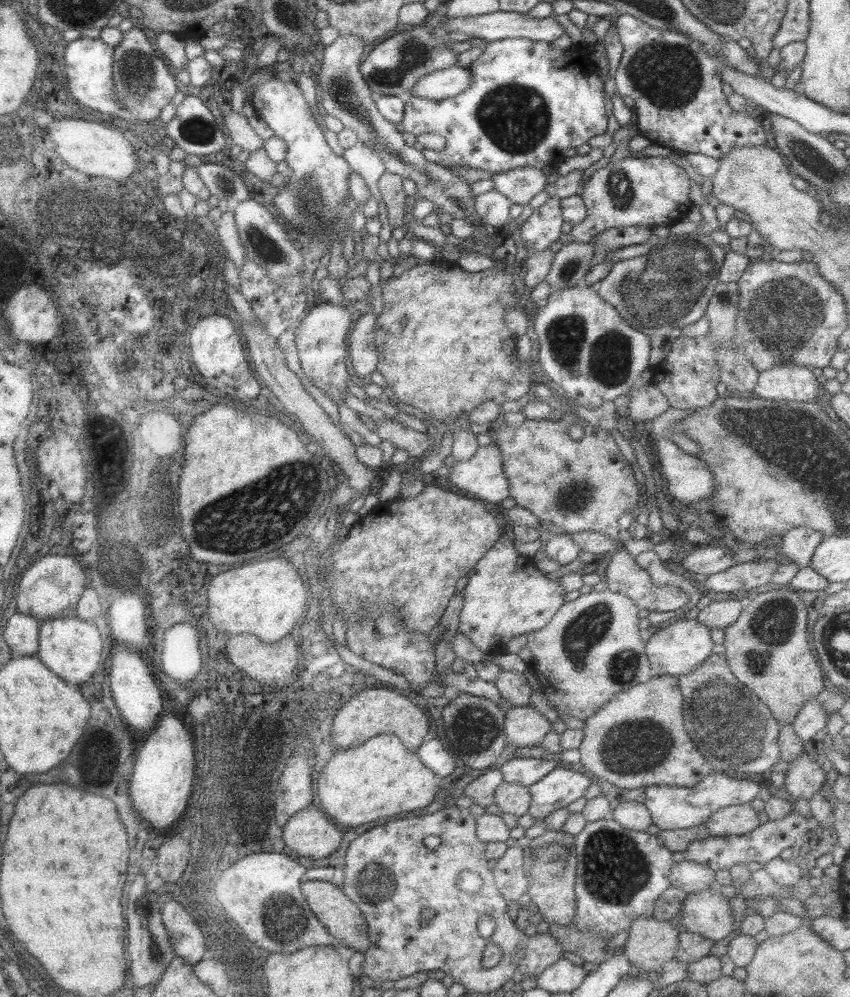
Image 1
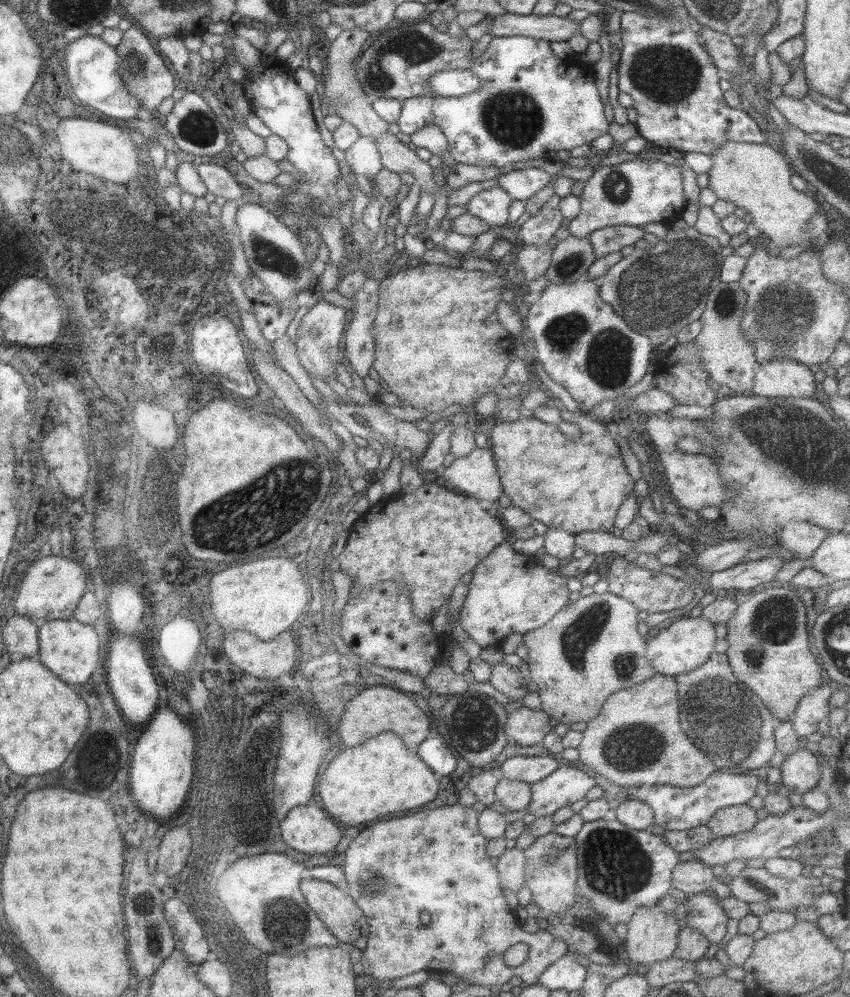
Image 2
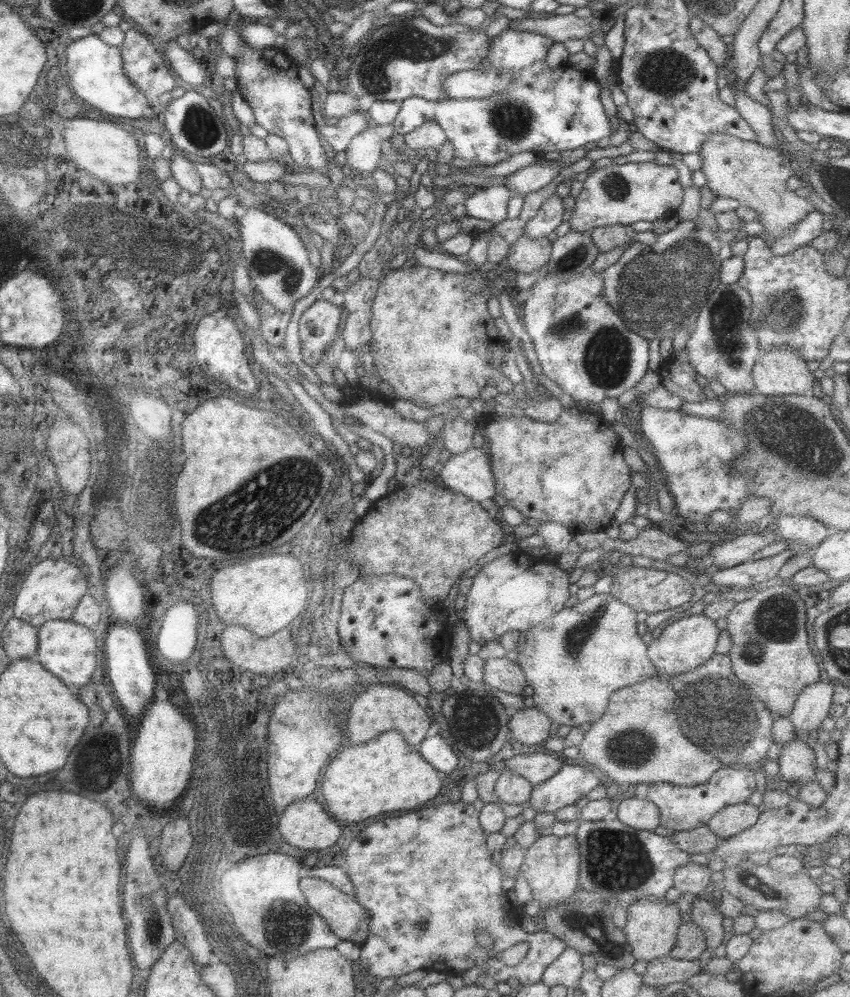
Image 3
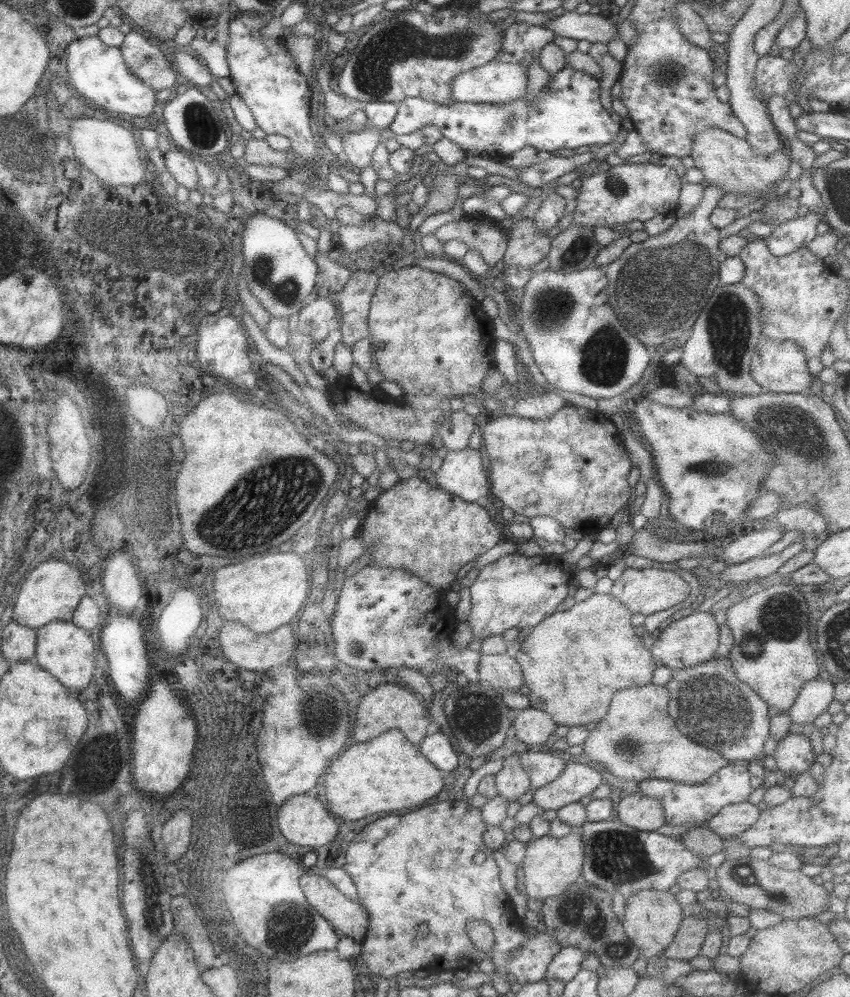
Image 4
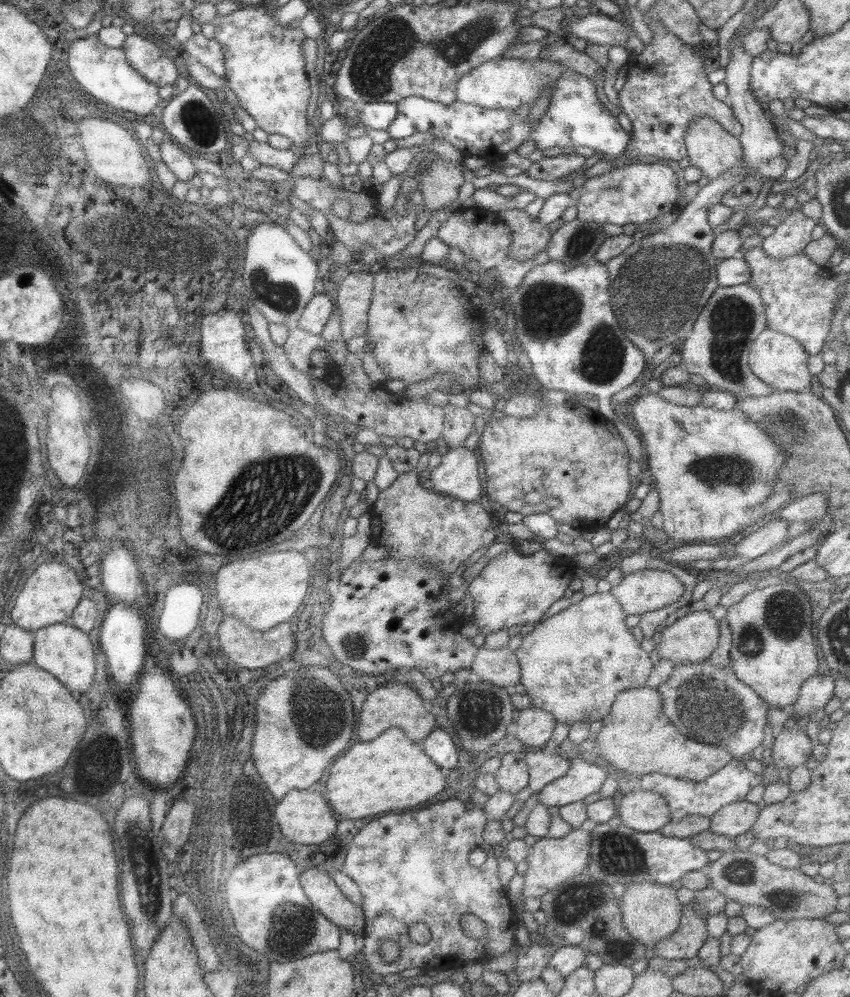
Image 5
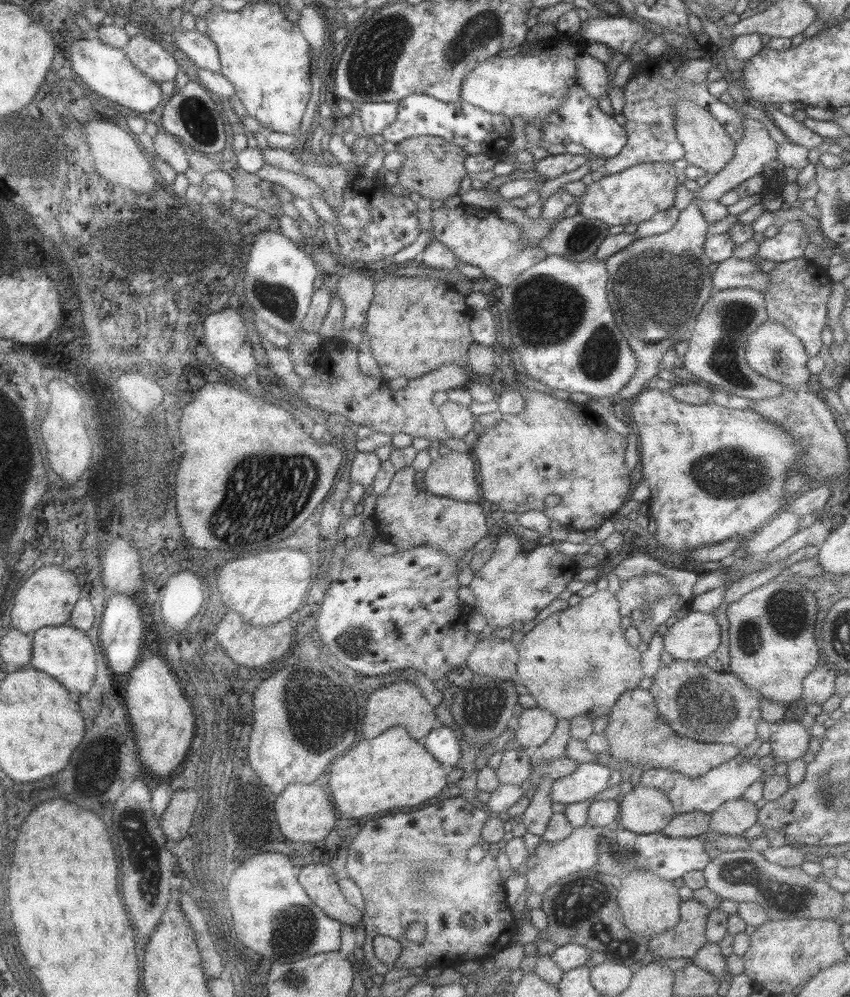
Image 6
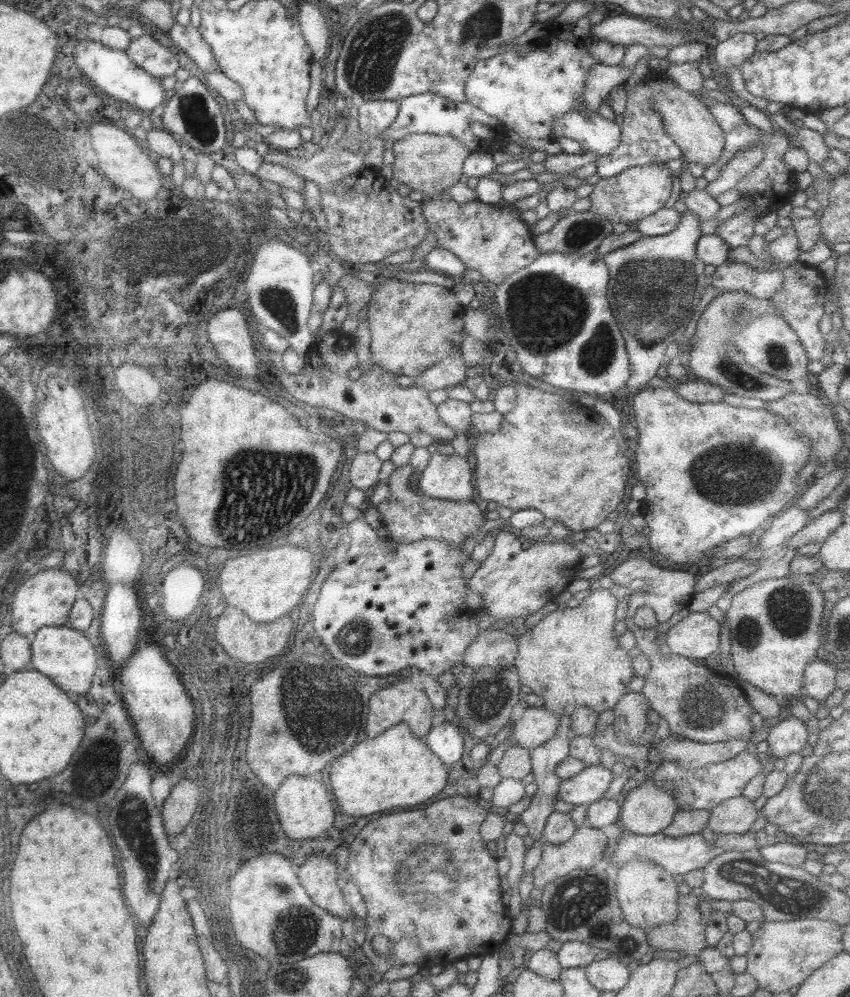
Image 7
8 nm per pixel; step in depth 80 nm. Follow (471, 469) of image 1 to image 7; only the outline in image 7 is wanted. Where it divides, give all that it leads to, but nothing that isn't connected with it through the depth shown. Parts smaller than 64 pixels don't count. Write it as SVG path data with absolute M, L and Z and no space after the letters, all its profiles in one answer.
M433 453L418 478L421 495L446 501L469 501L474 499L471 485L471 468L466 457L455 453Z

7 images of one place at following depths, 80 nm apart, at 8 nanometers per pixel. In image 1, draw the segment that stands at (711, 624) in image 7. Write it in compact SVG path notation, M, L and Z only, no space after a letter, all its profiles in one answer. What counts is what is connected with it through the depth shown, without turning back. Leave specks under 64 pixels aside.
M683 618L661 626L644 642L644 655L648 660L652 676L679 677L687 674L711 654L714 643L709 628L695 619Z

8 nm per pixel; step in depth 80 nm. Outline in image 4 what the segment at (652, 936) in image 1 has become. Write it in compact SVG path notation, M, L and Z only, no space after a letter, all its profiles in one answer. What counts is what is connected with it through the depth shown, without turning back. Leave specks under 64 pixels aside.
M650 889L639 890L625 899L623 908L622 930L625 937L639 951L639 957L652 958L661 955L665 947L673 940L673 936L681 923L682 906L675 901L668 891L659 893Z

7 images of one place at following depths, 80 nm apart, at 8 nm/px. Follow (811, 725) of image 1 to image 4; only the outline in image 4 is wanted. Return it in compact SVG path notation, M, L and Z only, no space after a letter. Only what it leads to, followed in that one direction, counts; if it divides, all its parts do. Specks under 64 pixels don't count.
M819 677L805 682L786 713L790 721L793 724L811 724L817 716L823 714L832 701L834 682Z

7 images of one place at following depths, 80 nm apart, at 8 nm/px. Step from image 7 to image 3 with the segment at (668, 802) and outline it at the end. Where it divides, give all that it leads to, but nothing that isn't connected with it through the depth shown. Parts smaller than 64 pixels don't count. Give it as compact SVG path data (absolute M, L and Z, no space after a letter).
M622 794L615 812L621 824L635 830L650 831L659 824L657 807L646 798Z

